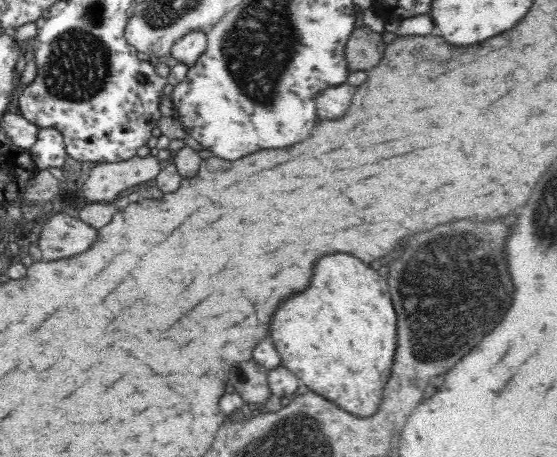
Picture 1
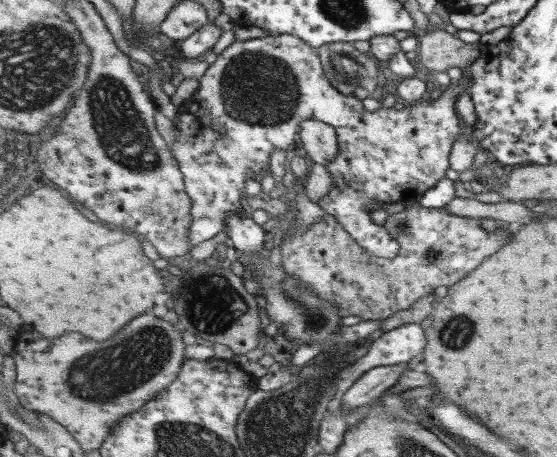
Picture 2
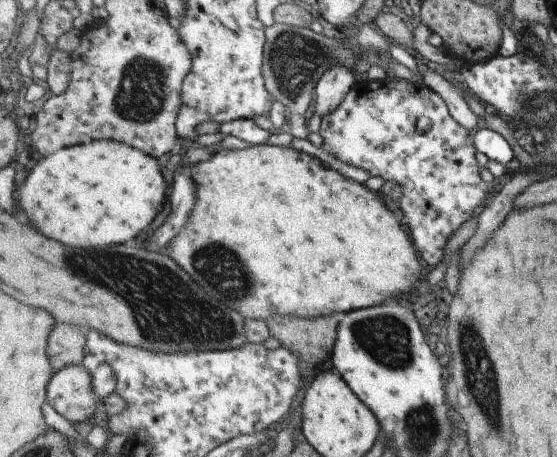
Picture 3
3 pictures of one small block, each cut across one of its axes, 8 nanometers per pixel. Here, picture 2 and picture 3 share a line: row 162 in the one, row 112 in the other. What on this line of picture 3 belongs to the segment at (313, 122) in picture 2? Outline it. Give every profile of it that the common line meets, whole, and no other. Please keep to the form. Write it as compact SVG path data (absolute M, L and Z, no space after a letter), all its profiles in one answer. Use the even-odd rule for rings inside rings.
M334 64L318 82L314 112L325 118L346 99L357 82L356 74L347 65Z

